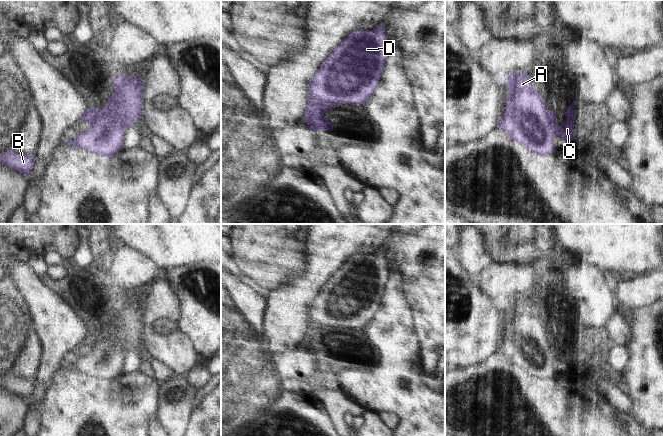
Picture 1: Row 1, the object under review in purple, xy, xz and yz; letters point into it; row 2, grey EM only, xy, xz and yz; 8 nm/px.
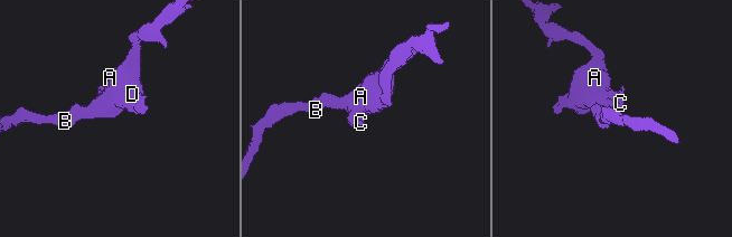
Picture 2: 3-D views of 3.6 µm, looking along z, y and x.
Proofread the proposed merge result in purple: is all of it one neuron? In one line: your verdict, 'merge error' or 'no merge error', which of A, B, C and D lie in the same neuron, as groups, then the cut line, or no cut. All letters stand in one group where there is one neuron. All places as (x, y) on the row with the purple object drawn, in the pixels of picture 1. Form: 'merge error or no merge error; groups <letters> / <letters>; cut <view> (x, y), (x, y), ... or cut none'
no merge error; groups A B C D; cut none

